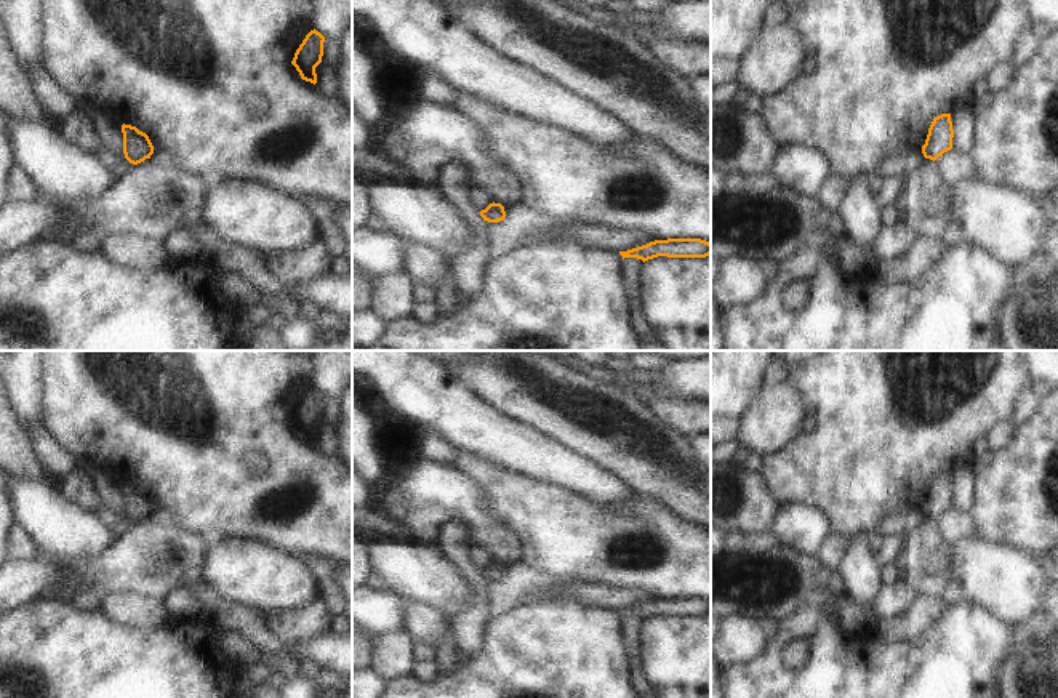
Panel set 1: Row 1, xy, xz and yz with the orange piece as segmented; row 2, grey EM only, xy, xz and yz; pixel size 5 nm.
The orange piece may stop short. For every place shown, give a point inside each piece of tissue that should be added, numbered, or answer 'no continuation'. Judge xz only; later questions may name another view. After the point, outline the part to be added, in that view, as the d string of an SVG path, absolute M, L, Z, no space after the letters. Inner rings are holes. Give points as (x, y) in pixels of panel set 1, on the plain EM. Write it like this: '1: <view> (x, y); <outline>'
1: xz (434, 493); M419 456L399 485L407 507L402 524L419 543L439 546L440 528L459 520L495 562L512 567L525 557L520 535L496 515L487 490L455 463Z

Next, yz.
1: yz (858, 569); M903 504L884 515L871 530L855 532L839 565L845 581L845 594L860 604L872 604L884 584L876 552L871 549L871 536L909 535L925 519L922 507Z

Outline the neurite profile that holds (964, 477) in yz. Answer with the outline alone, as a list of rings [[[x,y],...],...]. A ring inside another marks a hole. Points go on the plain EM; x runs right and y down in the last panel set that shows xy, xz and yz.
[[[964,463],[957,466],[951,472],[954,496],[952,496],[952,507],[957,507],[960,511],[972,511],[973,507],[973,495],[976,491],[976,472],[978,472],[976,463]]]

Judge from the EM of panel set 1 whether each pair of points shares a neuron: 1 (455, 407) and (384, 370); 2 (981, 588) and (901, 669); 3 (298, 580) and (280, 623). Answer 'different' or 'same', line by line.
1: same
2: different
3: different

